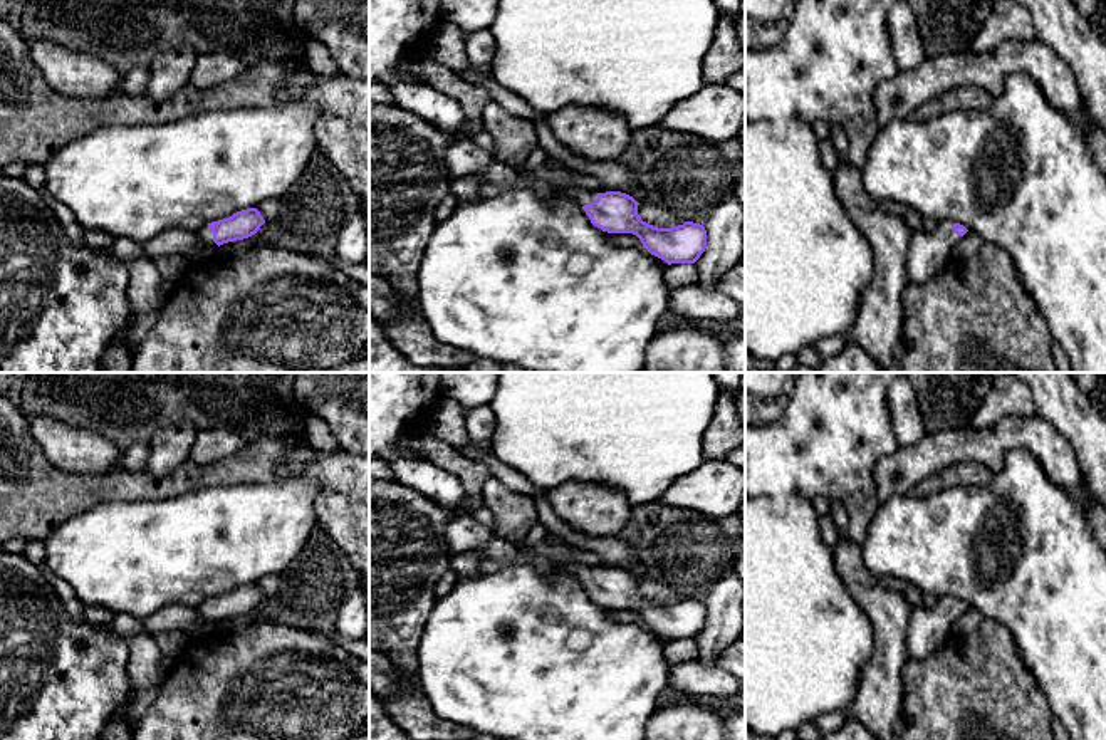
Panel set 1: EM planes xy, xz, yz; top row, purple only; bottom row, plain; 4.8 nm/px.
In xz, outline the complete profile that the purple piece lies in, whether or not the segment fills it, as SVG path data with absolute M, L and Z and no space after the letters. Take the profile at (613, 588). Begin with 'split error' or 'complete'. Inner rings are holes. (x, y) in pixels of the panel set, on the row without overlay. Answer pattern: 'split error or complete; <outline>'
split error; M566 560L557 565L572 571L594 602L608 609L636 611L643 624L668 641L695 639L707 624L703 601L685 597L671 604L653 602L639 594L639 579L626 569L594 569L576 560Z

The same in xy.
split error; M247 584L228 594L205 601L196 611L205 624L211 626L215 621L220 623L255 611L263 599L265 596L257 584Z

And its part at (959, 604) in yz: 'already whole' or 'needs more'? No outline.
needs more

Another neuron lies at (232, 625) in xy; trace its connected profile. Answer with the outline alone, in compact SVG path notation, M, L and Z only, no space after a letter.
M253 611L243 616L228 618L218 623L217 631L223 633L240 633L250 626L253 626L257 621Z

